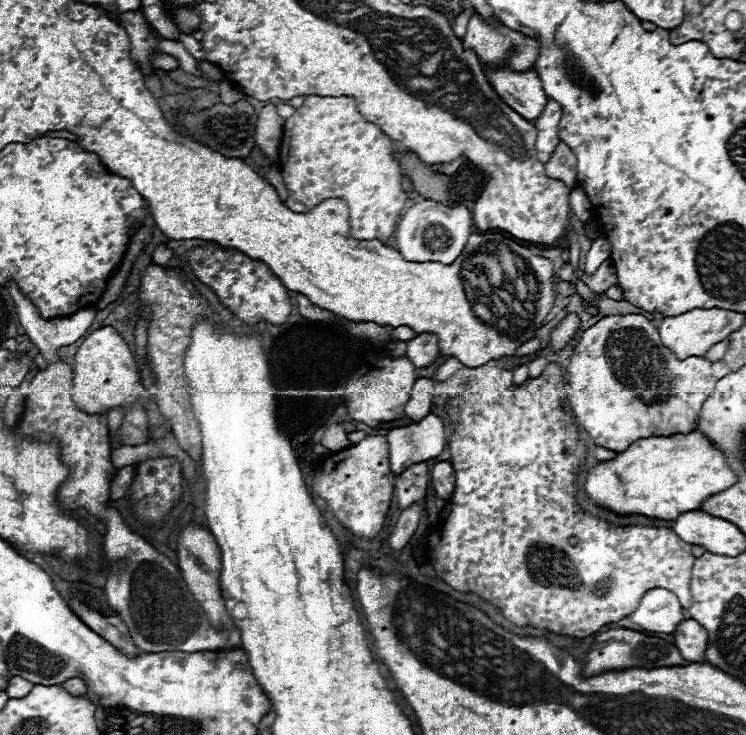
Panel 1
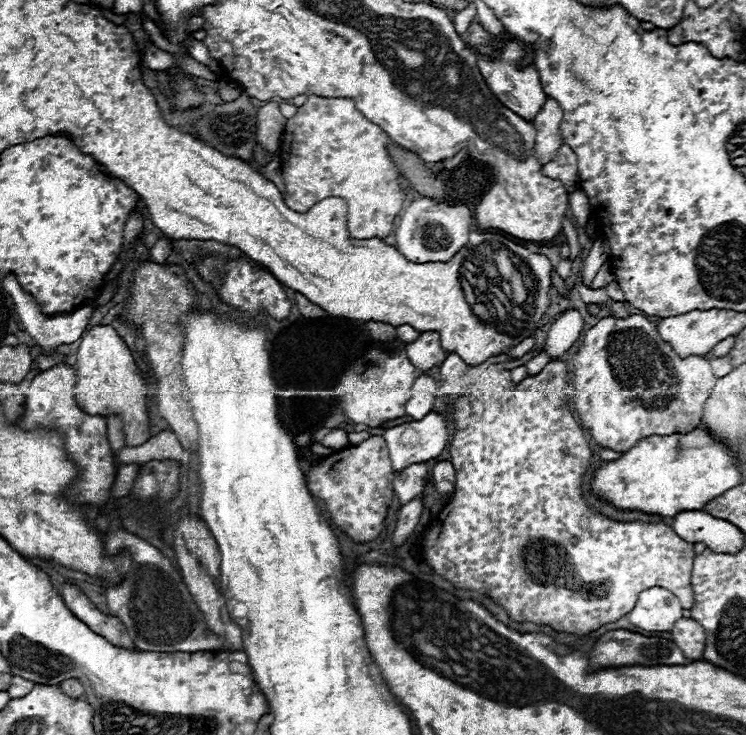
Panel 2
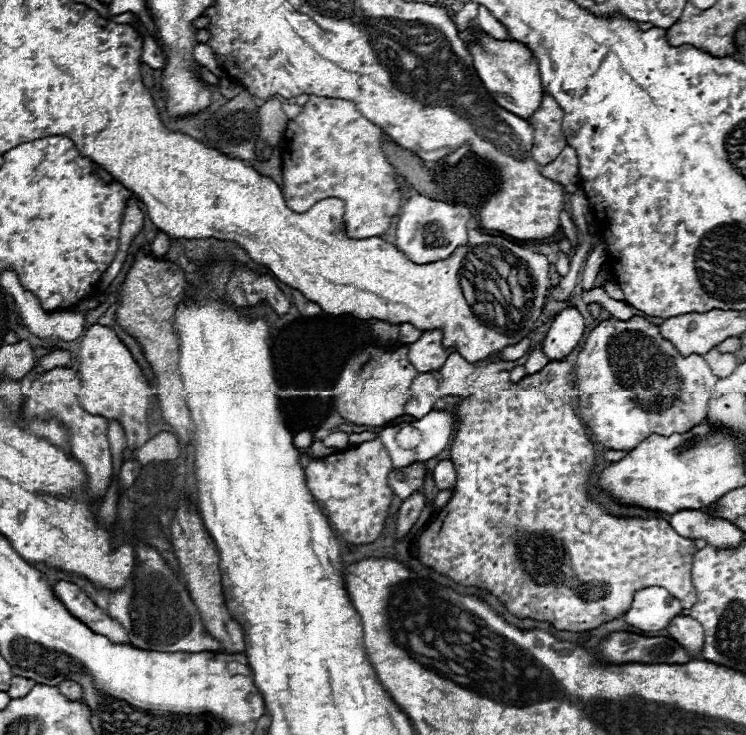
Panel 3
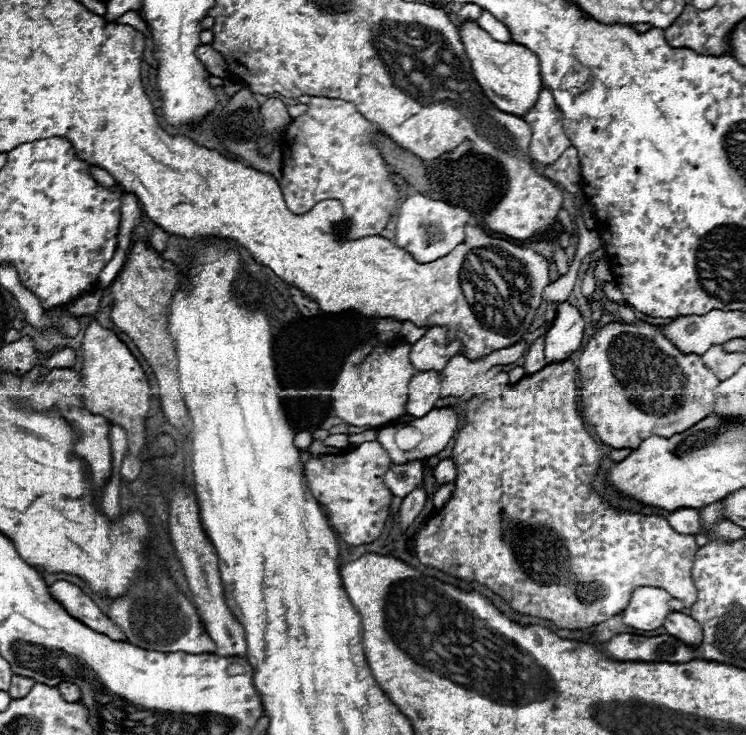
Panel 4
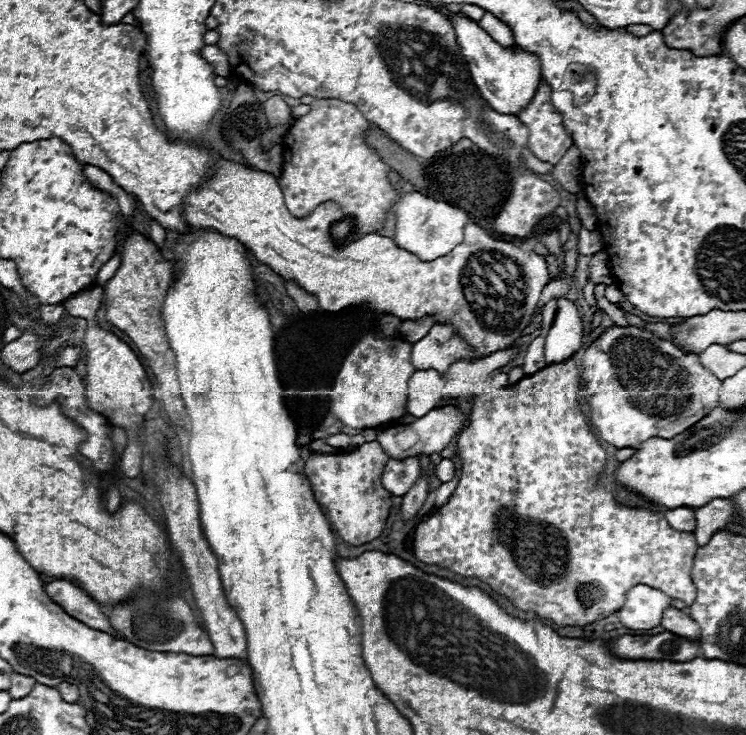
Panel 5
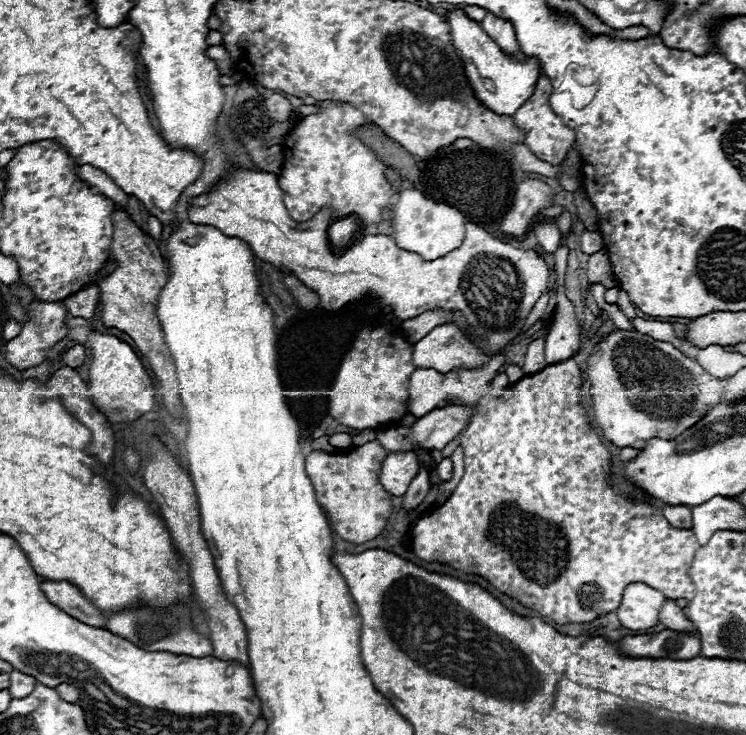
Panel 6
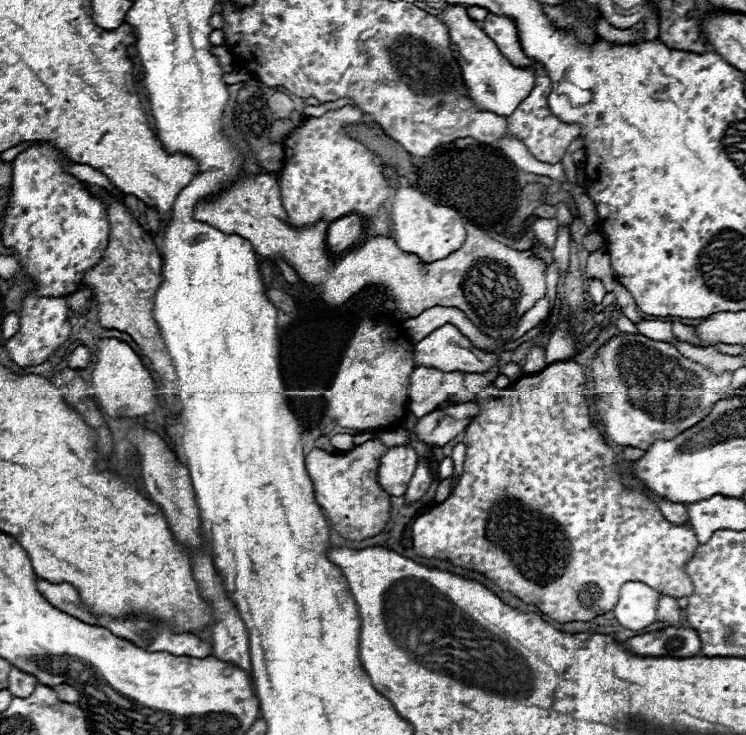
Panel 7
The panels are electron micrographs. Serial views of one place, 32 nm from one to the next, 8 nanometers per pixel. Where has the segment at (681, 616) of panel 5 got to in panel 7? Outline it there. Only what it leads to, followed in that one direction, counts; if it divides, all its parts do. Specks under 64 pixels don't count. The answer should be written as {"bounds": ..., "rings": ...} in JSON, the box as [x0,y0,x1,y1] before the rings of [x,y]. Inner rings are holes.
{"bounds":[656,594,682,626],"rings":[[[660,594],[658,598],[658,608],[656,608],[656,620],[658,622],[668,622],[670,626],[682,626],[680,622],[680,606],[676,604],[676,598],[668,594]]]}

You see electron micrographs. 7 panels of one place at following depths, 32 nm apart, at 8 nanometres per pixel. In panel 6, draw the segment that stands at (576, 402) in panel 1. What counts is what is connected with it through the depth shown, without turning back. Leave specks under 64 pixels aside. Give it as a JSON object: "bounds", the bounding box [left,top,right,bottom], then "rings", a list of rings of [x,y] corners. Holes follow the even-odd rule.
{"bounds":[584,330,728,448],"rings":[[[616,330],[606,340],[602,340],[588,358],[588,368],[584,378],[590,380],[590,398],[594,410],[594,424],[600,428],[602,436],[624,448],[644,448],[652,438],[672,440],[680,432],[688,430],[696,422],[700,422],[718,402],[722,396],[722,388],[726,388],[728,378],[716,378],[708,370],[704,370],[696,360],[686,358],[678,352],[670,342],[654,340],[640,332],[626,332]]]}

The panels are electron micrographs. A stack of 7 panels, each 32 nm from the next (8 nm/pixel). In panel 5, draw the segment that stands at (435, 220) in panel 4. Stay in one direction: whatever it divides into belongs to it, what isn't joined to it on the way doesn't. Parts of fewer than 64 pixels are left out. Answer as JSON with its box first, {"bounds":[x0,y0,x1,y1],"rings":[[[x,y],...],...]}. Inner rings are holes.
{"bounds":[394,192,468,262],"rings":[[[420,192],[402,194],[394,206],[394,216],[396,216],[394,242],[402,250],[416,254],[424,262],[436,260],[452,252],[464,240],[464,226],[468,222],[468,214],[464,210],[454,208],[446,202],[436,202],[432,198],[426,198]]]}

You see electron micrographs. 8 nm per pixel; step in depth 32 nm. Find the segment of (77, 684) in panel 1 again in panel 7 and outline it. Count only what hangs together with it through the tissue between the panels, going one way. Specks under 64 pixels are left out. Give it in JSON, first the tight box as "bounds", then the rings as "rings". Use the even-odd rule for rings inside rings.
{"bounds":[54,684,78,702],"rings":[[[58,684],[58,686],[54,686],[54,690],[62,702],[76,702],[78,700],[78,690],[68,684]]]}

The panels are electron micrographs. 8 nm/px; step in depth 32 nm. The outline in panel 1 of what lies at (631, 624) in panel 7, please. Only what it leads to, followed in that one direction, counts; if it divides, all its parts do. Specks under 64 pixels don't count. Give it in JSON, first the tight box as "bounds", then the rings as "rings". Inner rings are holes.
{"bounds":[628,588,684,634],"rings":[[[652,588],[642,594],[638,608],[628,618],[644,630],[672,634],[678,622],[684,620],[684,608],[670,590]]]}

